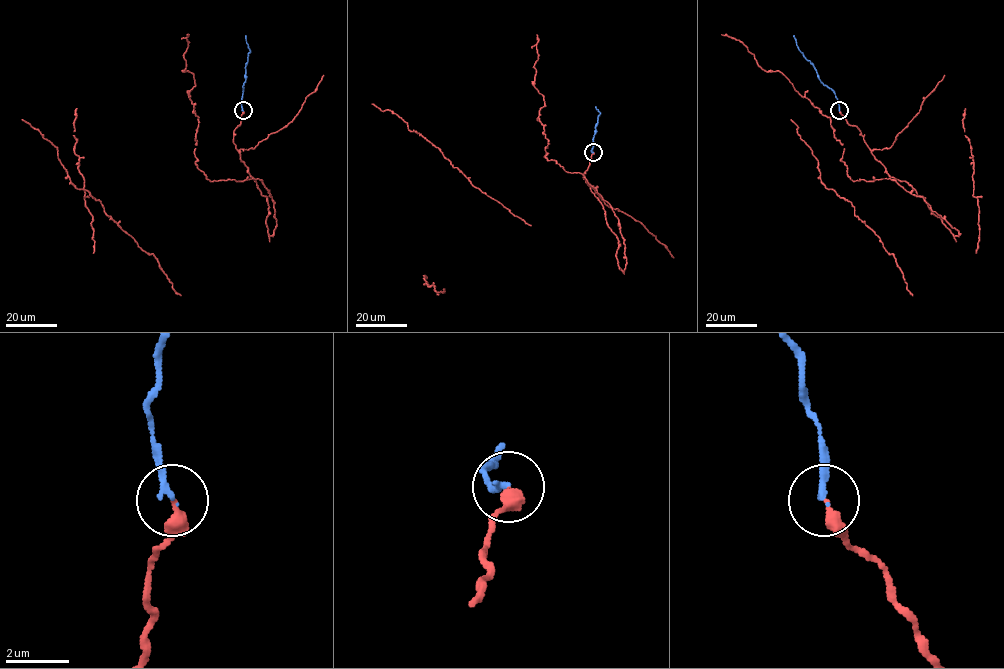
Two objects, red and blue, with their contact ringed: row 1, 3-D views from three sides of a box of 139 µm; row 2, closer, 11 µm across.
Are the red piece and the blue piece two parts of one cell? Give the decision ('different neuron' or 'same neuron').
same neuron

